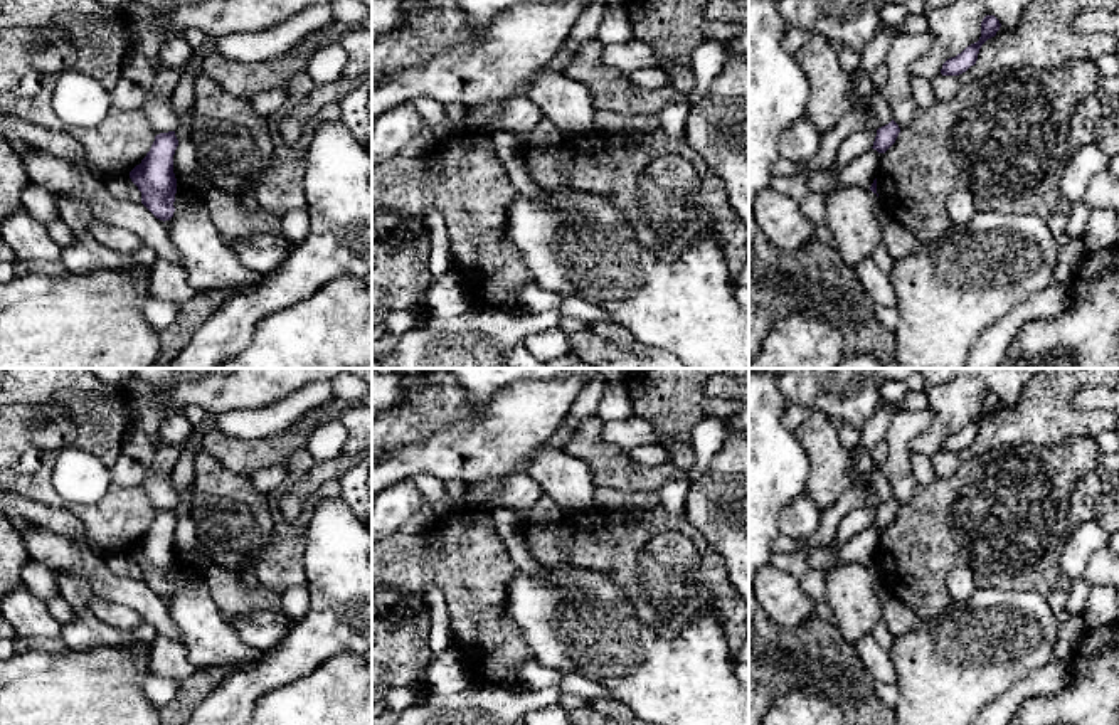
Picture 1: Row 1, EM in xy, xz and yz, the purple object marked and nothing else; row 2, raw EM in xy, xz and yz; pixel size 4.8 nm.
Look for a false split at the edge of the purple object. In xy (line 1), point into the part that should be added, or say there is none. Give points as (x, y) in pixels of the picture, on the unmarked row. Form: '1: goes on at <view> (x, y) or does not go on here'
1: does not go on here

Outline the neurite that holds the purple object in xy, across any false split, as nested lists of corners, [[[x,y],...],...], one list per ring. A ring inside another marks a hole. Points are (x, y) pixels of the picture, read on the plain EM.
[[[175,508],[156,511],[146,533],[130,548],[131,558],[141,569],[141,580],[163,599],[175,589],[173,532],[177,523]]]

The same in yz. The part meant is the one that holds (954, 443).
[[[986,392],[981,399],[981,414],[978,419],[968,422],[961,431],[957,431],[956,434],[947,436],[942,441],[941,451],[942,452],[959,452],[963,449],[966,449],[971,442],[976,441],[978,437],[978,431],[981,422],[996,412],[996,409],[1000,407],[1001,400],[994,392]]]

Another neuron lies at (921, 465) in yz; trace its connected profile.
[[[909,454],[910,471],[917,484],[931,484],[936,479],[932,458],[925,454]]]

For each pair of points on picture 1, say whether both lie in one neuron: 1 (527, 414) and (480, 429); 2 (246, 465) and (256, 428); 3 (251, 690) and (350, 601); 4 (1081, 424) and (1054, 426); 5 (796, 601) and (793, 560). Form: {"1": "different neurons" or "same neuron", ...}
{"1": "same neuron", "2": "different neurons", "3": "same neuron", "4": "same neuron", "5": "different neurons"}

